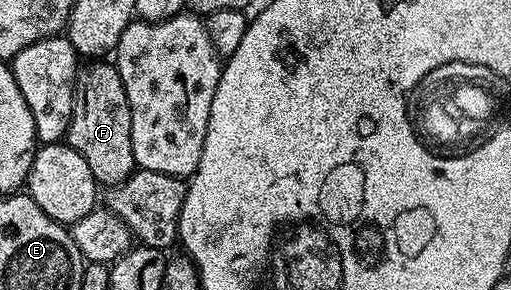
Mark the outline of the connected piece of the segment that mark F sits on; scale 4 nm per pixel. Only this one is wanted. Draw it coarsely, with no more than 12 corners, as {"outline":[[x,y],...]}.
{"outline":[[114,62],[75,74],[65,142],[96,184],[137,170],[129,101]]}

